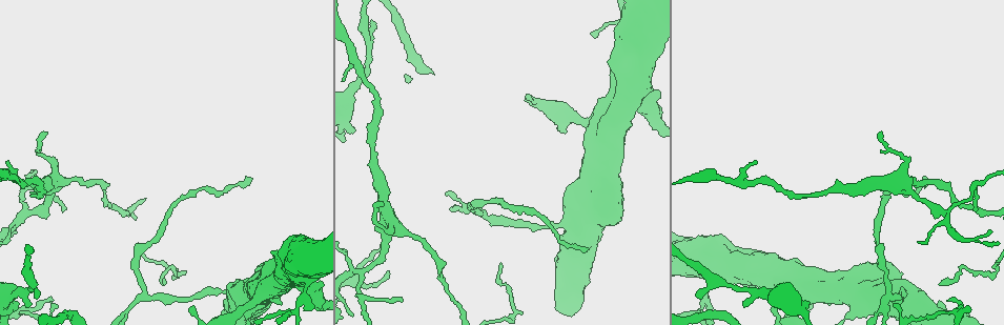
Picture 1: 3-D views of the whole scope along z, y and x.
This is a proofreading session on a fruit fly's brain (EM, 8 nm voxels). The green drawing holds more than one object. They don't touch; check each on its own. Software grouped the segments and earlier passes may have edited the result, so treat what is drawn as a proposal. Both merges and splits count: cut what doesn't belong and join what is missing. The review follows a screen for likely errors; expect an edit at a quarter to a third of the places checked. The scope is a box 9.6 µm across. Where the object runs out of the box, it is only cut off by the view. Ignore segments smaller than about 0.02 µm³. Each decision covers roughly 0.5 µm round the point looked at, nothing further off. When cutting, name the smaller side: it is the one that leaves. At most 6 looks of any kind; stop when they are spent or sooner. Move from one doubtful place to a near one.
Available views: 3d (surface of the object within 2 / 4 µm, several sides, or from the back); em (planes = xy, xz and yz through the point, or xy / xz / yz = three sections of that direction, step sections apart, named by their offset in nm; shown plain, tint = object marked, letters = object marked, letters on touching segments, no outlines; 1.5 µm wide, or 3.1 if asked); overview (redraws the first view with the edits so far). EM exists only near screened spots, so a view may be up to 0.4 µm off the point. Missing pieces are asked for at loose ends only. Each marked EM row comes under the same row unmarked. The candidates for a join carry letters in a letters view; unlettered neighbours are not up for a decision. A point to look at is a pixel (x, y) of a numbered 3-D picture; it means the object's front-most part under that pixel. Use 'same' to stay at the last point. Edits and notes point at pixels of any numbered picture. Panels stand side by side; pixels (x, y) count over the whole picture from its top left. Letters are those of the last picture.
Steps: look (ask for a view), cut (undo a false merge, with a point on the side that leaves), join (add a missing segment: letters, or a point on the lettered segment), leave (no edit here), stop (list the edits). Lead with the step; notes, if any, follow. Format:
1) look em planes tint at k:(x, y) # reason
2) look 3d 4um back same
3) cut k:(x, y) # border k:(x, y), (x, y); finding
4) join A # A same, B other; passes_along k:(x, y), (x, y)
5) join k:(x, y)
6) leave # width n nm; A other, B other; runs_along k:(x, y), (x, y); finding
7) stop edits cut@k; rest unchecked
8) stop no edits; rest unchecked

look 3d 2um at 1:(807, 194) # a narrow waist

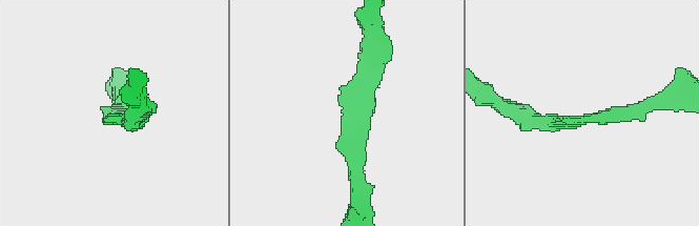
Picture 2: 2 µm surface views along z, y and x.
look em xy step 8 letters at 2:(359, 115)

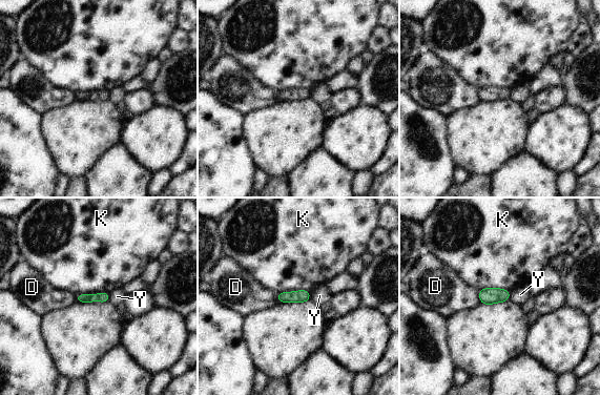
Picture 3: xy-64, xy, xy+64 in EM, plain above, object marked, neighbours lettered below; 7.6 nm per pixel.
leave # longest_contact K 260 nm; D other, K other, Y other; border 3:(108, 292), (78, 293), (76, 295); continuous, no second neuron

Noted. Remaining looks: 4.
look em planes letters at 1:(893, 305) # tapers out

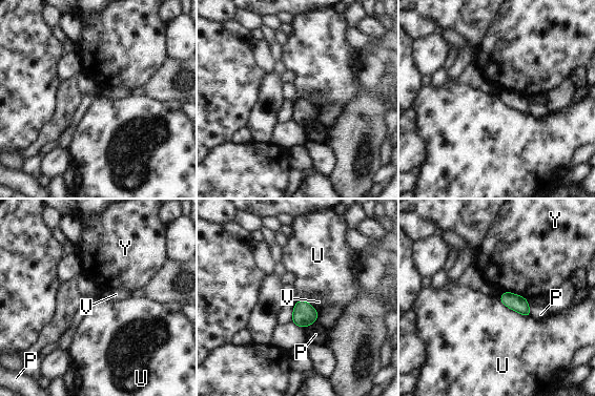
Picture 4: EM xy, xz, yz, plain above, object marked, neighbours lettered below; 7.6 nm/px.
leave # P other, U other, V other, Y other; border 4:(498, 298), (509, 308), (530, 316); no lettered segment goes on from it

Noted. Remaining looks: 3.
look 3d 4um at 1:(566, 224) # thick turns thin

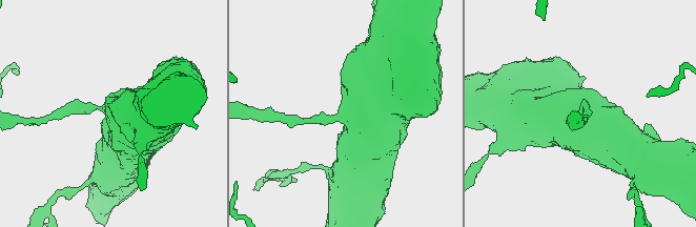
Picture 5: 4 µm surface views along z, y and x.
look em xy step 4 tint at 5:(343, 115)

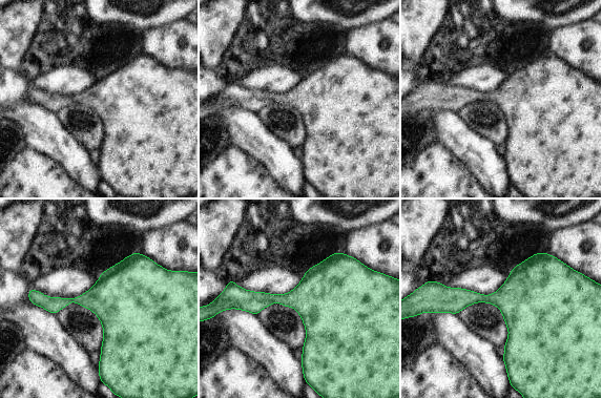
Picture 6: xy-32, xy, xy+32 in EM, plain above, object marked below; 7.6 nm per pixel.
look em planes letters same

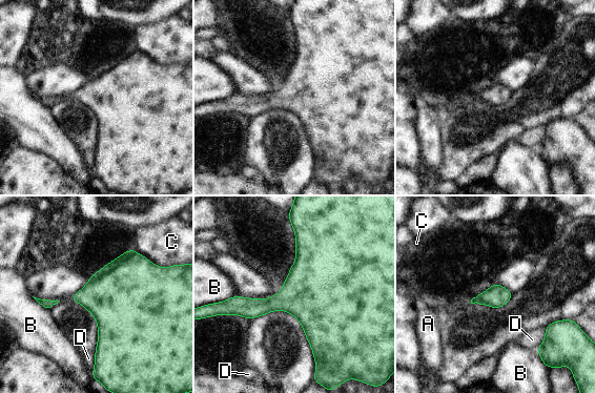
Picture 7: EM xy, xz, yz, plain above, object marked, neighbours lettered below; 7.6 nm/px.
leave # longest_contact C 280 nm; A other, B other, C other, D other; continuous, no second neuron

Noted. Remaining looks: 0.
stop no edits; rest unchecked

